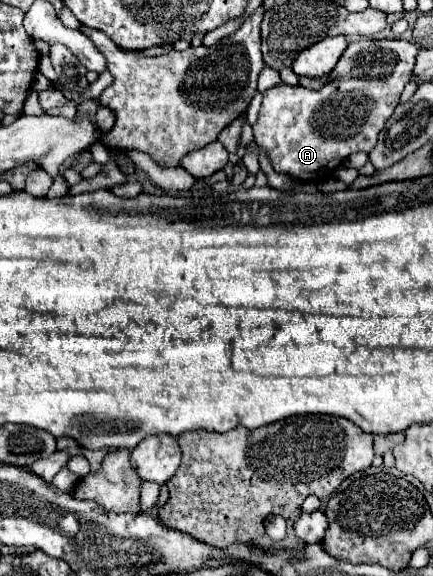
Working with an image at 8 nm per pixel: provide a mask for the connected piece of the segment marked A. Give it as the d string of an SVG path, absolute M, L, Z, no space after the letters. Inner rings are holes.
M361 39L345 49L337 67L329 73L329 81L319 91L305 89L301 85L293 87L287 83L279 83L267 89L263 93L263 103L257 123L253 125L255 143L261 149L265 149L277 173L303 181L331 173L353 153L359 151L369 153L377 143L377 135L381 133L381 129L385 127L387 119L391 117L393 109L399 103L403 87L407 85L413 73L415 55L417 55L417 45L407 39L381 39L381 41Z

